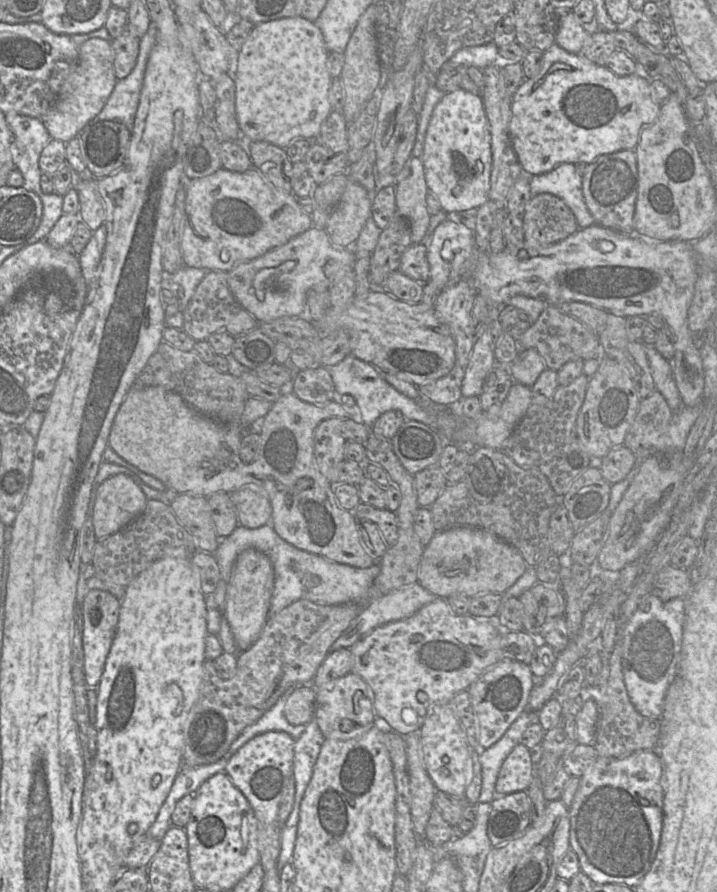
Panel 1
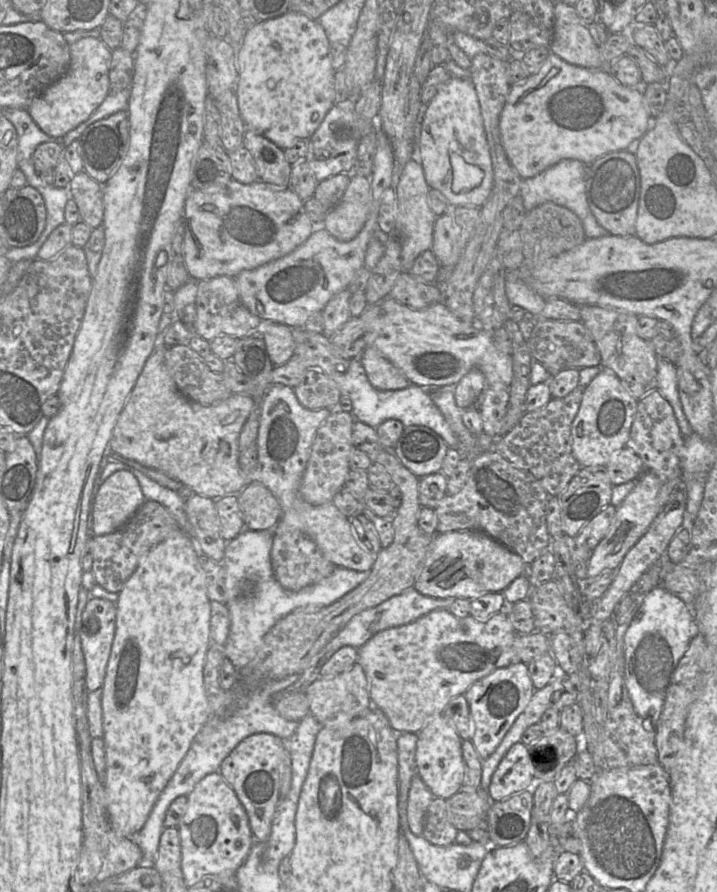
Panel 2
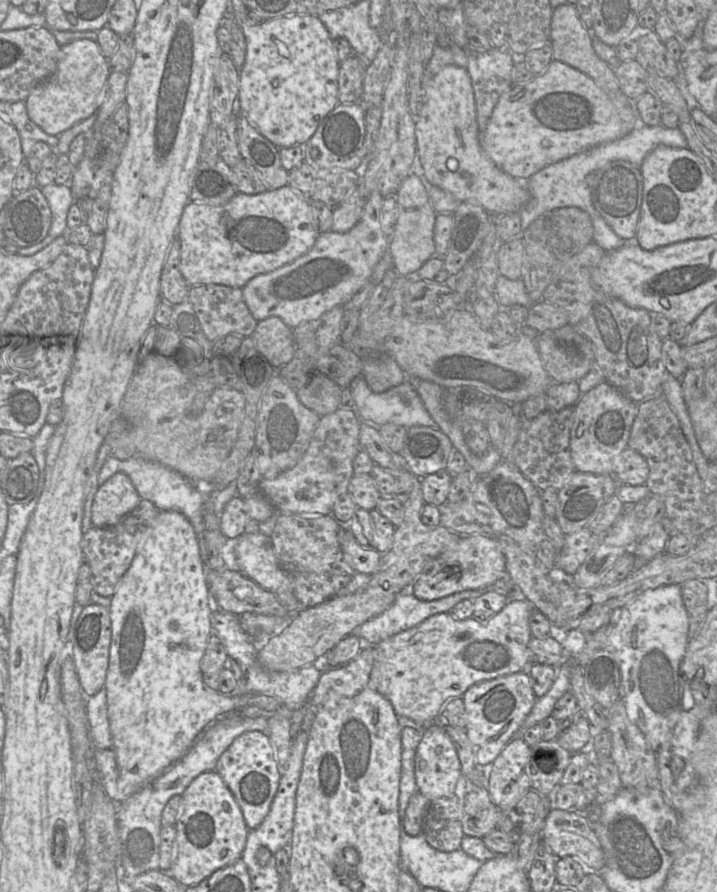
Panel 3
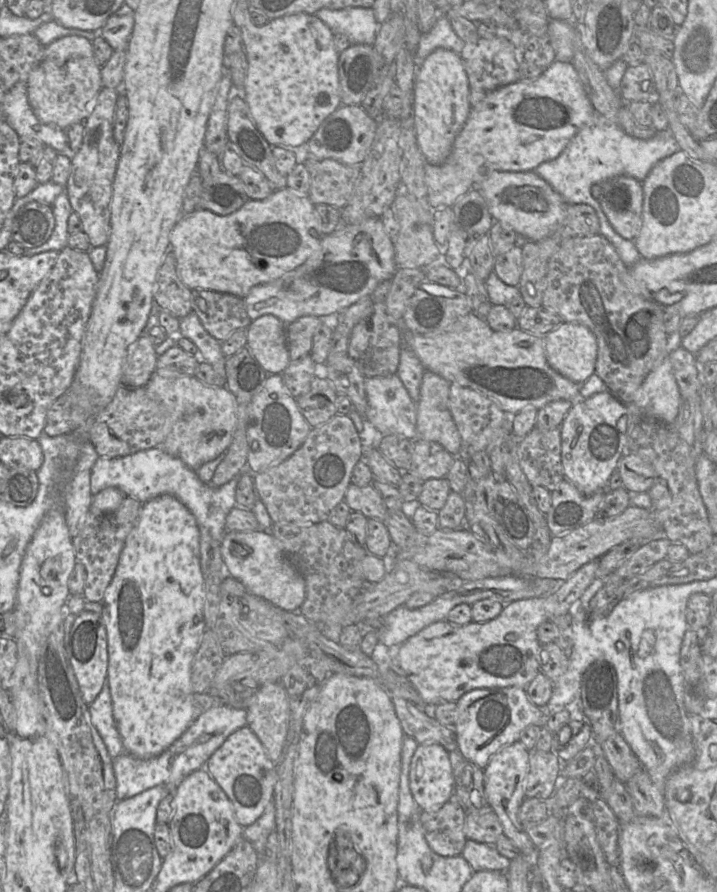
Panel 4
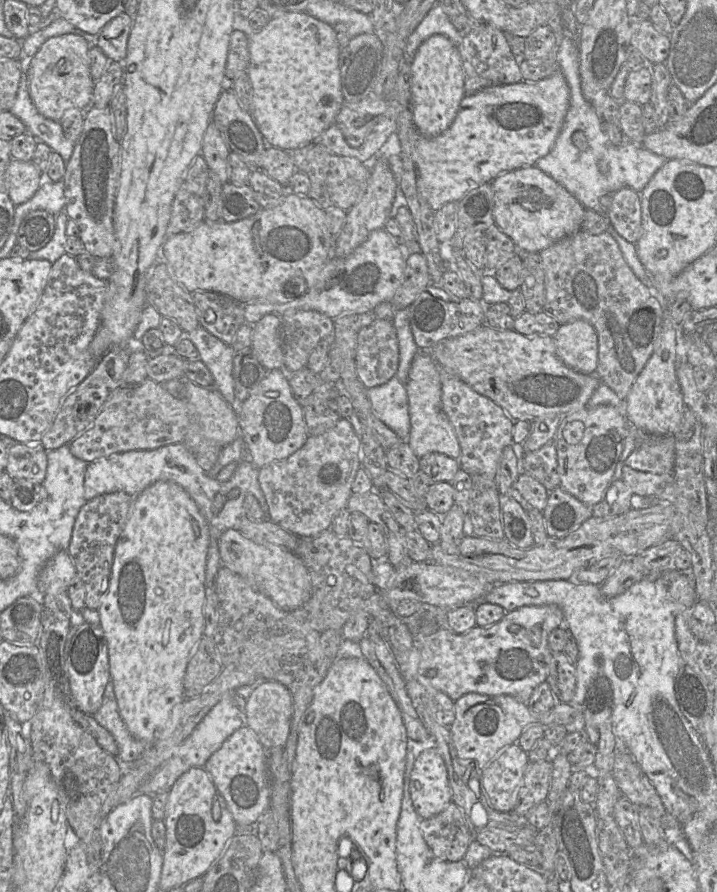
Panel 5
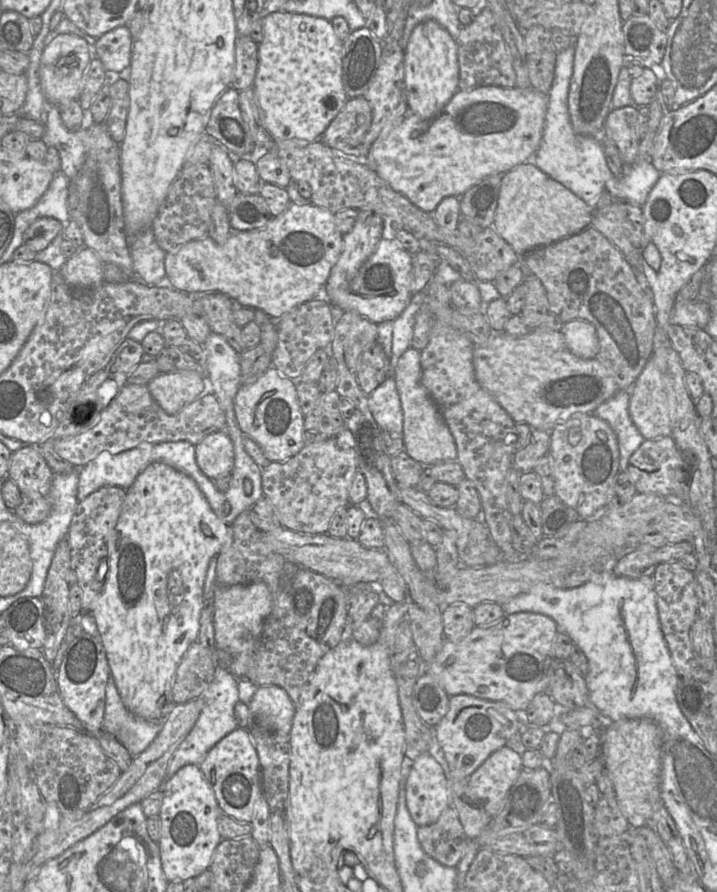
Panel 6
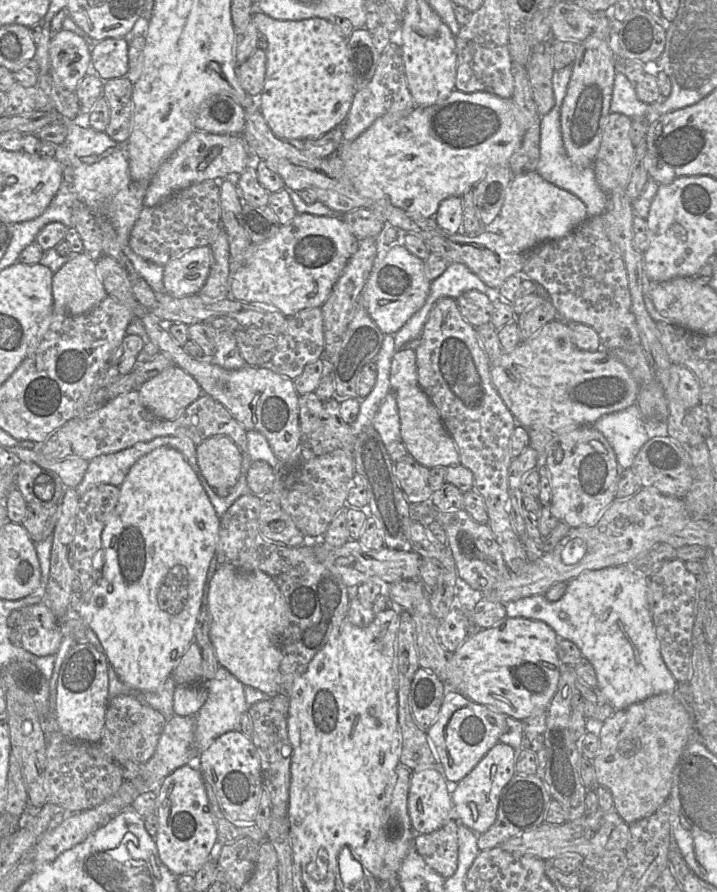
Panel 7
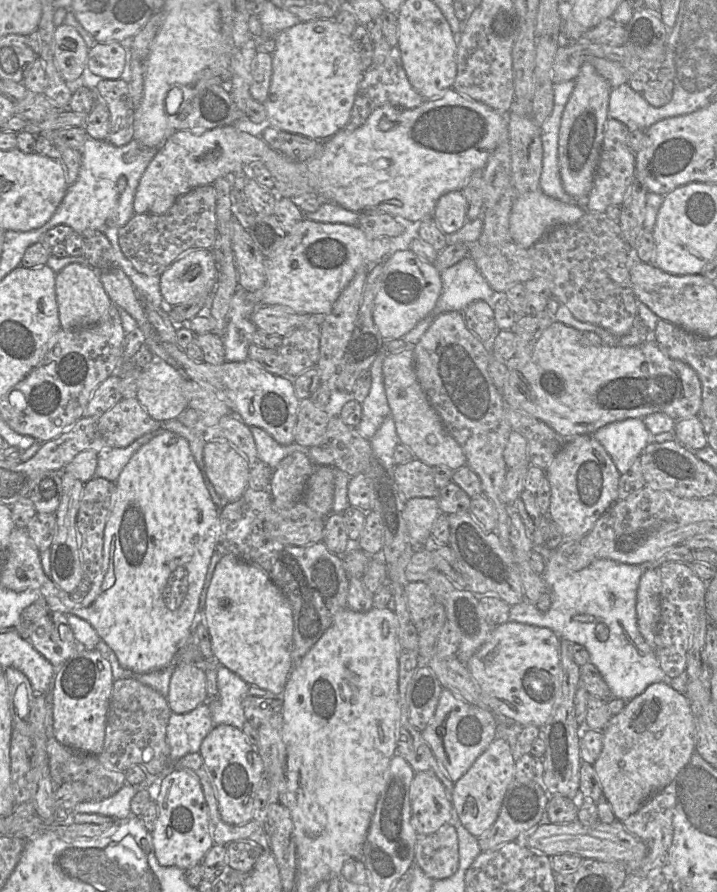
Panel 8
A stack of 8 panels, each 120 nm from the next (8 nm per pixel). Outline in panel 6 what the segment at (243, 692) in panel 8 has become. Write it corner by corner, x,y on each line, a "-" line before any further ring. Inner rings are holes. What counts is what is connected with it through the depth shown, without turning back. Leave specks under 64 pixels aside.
217,666
213,681
200,696
204,706
195,725
170,757
166,779
187,764
199,765
216,743
239,727
234,715
234,707
240,701
238,680
229,670

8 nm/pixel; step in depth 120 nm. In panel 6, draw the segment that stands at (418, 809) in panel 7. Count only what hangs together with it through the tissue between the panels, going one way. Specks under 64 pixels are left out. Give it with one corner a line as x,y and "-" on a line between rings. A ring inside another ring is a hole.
428,751
412,762
405,797
407,809
417,827
436,822
450,807
450,786
445,773

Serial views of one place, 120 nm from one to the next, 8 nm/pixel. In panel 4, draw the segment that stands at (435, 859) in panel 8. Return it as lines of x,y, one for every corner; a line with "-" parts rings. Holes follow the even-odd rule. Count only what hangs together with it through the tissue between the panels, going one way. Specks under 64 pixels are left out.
454,795
435,812
420,812
420,822
427,844
444,857
461,855
466,843
465,810

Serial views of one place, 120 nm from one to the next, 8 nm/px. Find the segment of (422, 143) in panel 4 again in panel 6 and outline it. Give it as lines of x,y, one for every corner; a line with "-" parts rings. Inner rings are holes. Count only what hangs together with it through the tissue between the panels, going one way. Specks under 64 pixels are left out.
434,20
418,24
405,50
405,86
410,113
423,120
441,112
459,90
459,64
455,39

